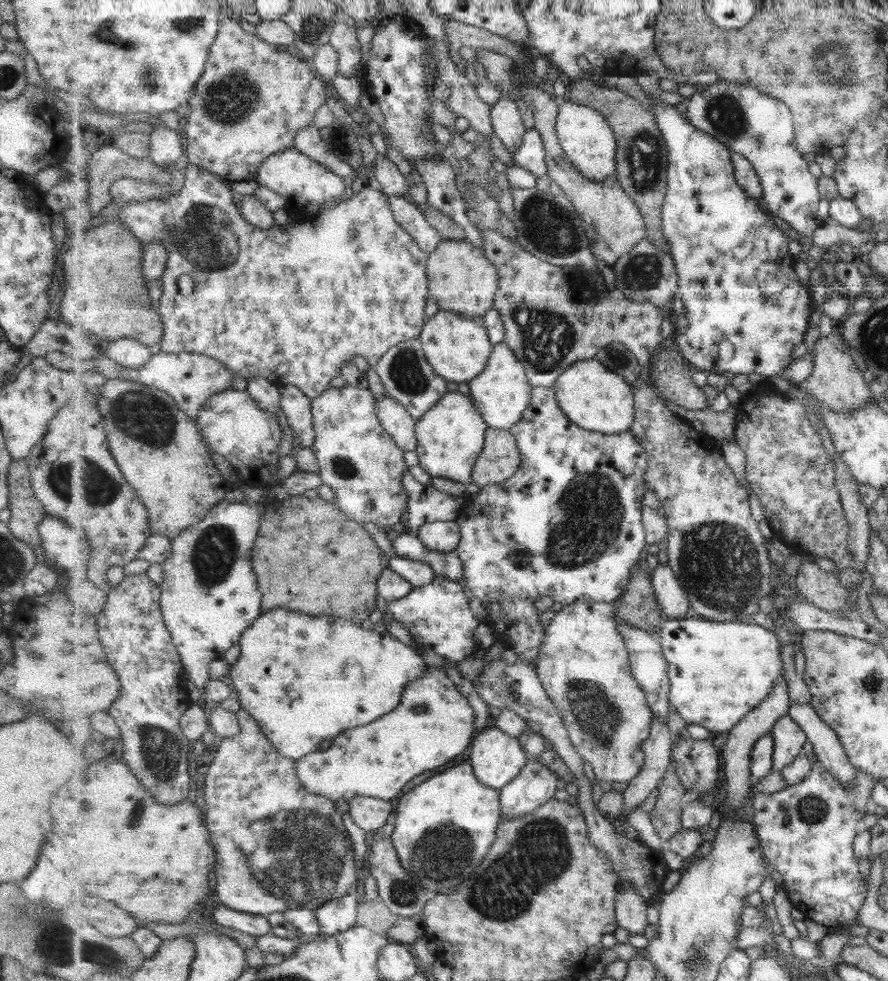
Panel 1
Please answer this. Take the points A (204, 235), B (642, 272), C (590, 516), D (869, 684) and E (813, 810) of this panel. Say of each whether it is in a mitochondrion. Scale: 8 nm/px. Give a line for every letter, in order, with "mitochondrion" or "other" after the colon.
A: mitochondrion
B: mitochondrion
C: mitochondrion
D: mitochondrion
E: mitochondrion

